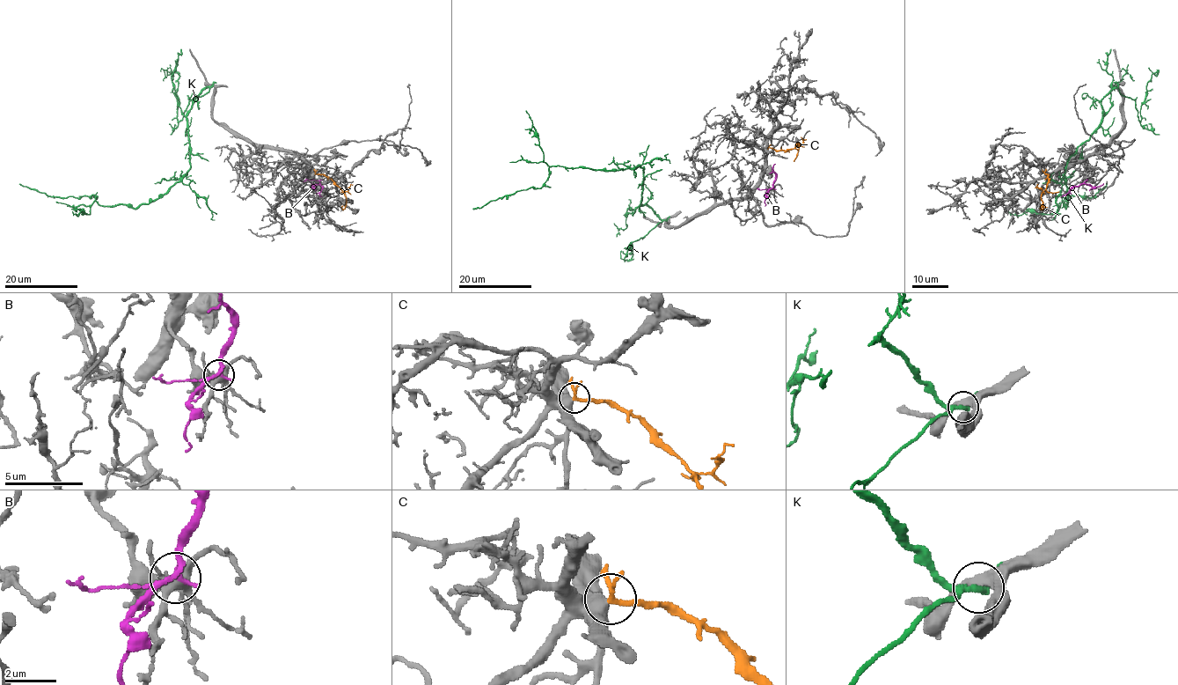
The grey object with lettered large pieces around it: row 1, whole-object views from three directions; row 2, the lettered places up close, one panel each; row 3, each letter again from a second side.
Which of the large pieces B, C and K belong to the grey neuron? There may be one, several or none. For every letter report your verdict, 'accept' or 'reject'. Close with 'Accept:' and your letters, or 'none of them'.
B: reject
C: accept
K: reject
Accept: C

